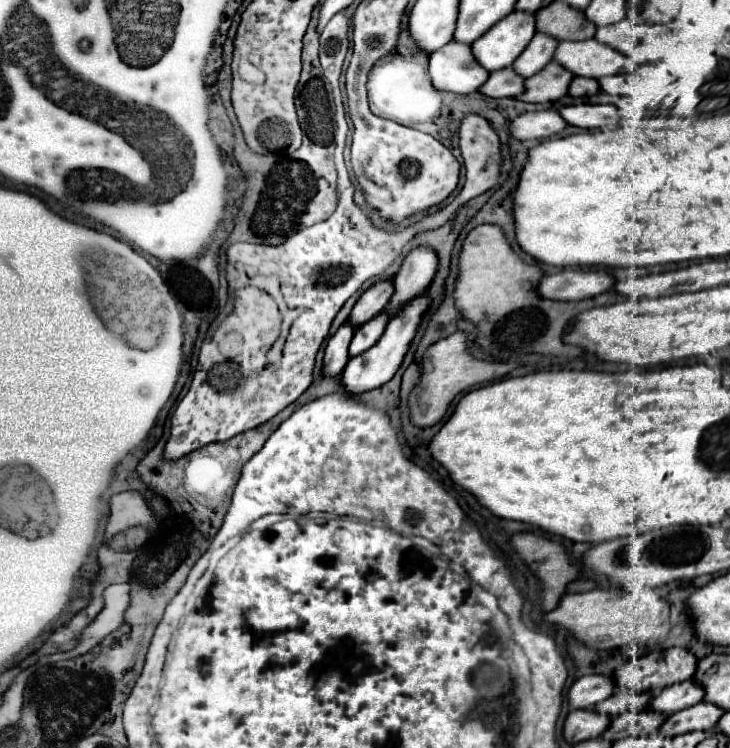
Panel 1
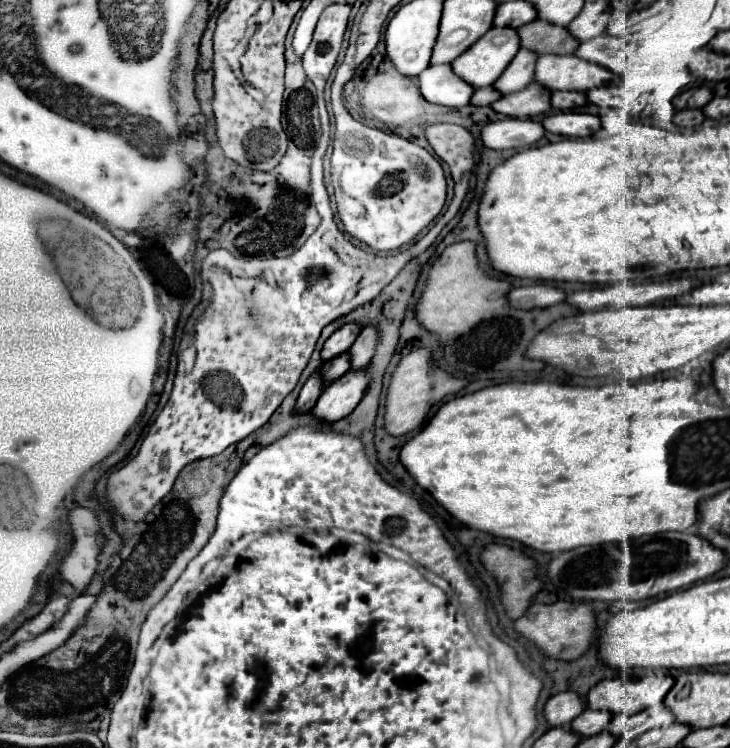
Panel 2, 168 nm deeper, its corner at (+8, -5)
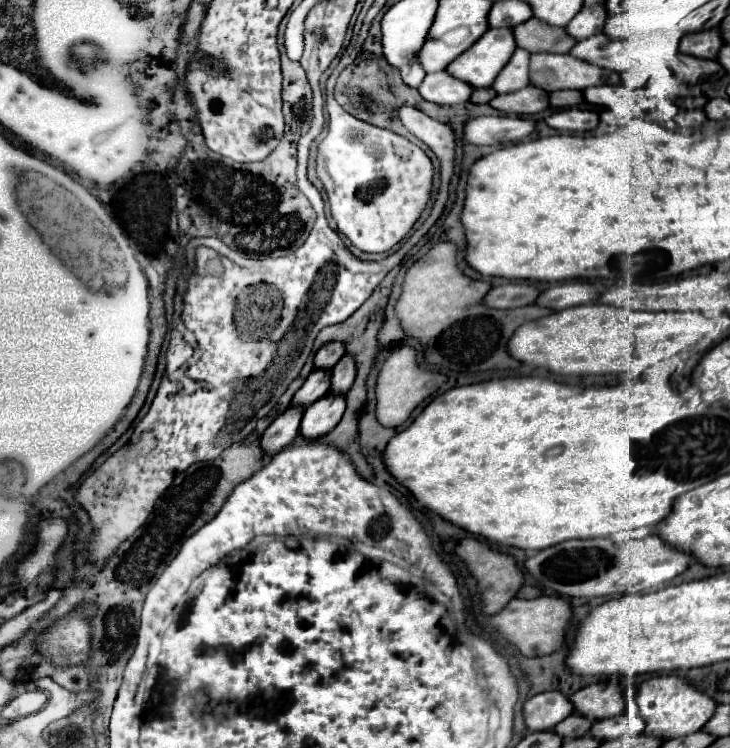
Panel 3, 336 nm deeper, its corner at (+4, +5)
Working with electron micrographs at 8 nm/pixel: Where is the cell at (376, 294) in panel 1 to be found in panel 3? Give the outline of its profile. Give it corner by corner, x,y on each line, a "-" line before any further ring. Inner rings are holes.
329,342
327,346
317,350
313,362
317,370
331,370
341,358
343,358
343,346
335,346
335,342

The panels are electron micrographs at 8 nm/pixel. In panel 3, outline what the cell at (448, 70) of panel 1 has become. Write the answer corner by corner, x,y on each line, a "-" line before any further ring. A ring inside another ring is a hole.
445,70
435,72
435,74
427,74
423,84
419,86
419,94
427,102
433,102
433,104
439,104
439,106
463,104
463,102
469,100
471,92
473,92
471,86
451,78

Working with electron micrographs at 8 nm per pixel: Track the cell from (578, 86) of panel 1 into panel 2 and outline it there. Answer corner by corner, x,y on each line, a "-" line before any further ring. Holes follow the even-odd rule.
559,90
559,92
553,92
551,104
553,104
553,108
557,108
557,110
573,110
573,108
579,108
579,106
587,104
587,98
585,98
583,92

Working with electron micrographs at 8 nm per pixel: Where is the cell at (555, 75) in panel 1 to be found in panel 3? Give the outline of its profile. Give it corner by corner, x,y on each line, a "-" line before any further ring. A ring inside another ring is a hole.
525,86
523,90
501,94
489,102
495,110
505,114
539,114
549,108
549,94
535,86

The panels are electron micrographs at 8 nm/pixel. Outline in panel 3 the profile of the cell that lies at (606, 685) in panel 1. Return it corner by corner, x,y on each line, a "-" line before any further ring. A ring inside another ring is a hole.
543,692
533,698
529,698
523,704
523,718
525,726
531,732
551,730
561,720
565,720
569,714
573,714
571,702
561,692

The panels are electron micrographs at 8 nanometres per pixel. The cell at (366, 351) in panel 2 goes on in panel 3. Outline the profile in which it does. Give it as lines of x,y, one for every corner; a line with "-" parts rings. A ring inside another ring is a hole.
343,356
341,362
331,370
331,394
347,394
355,380
355,360
351,356

